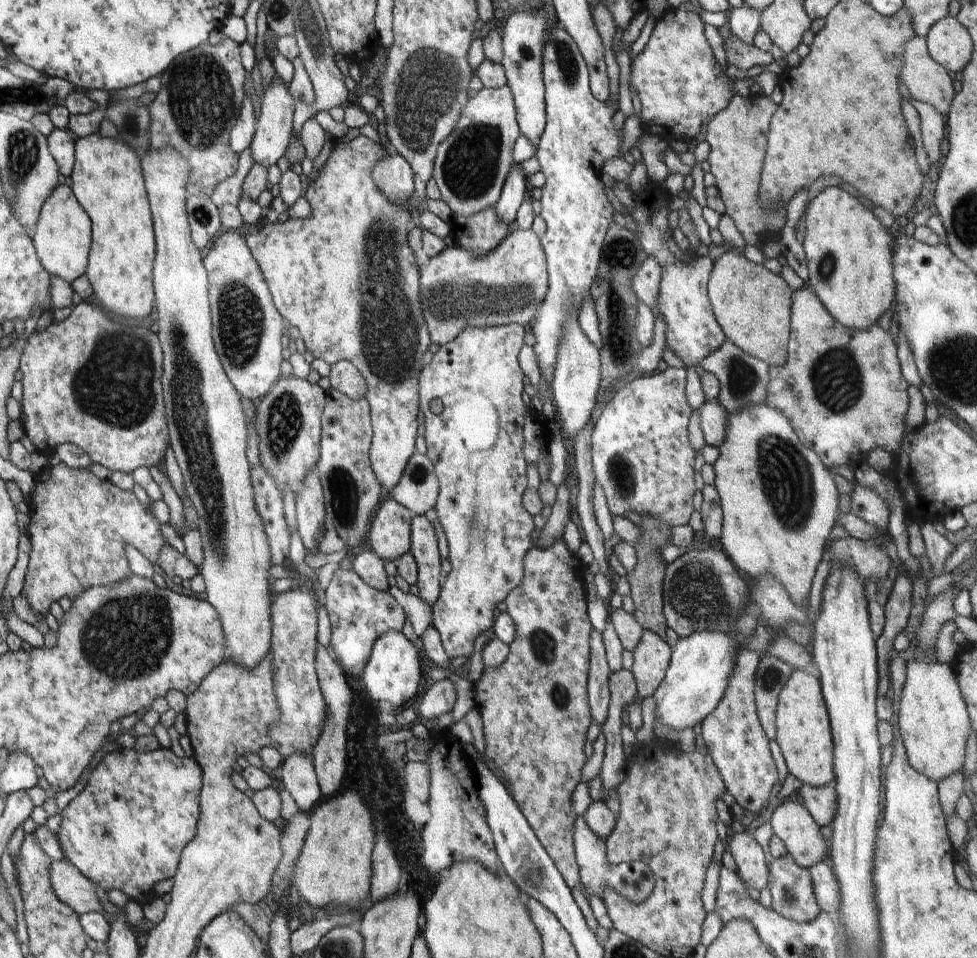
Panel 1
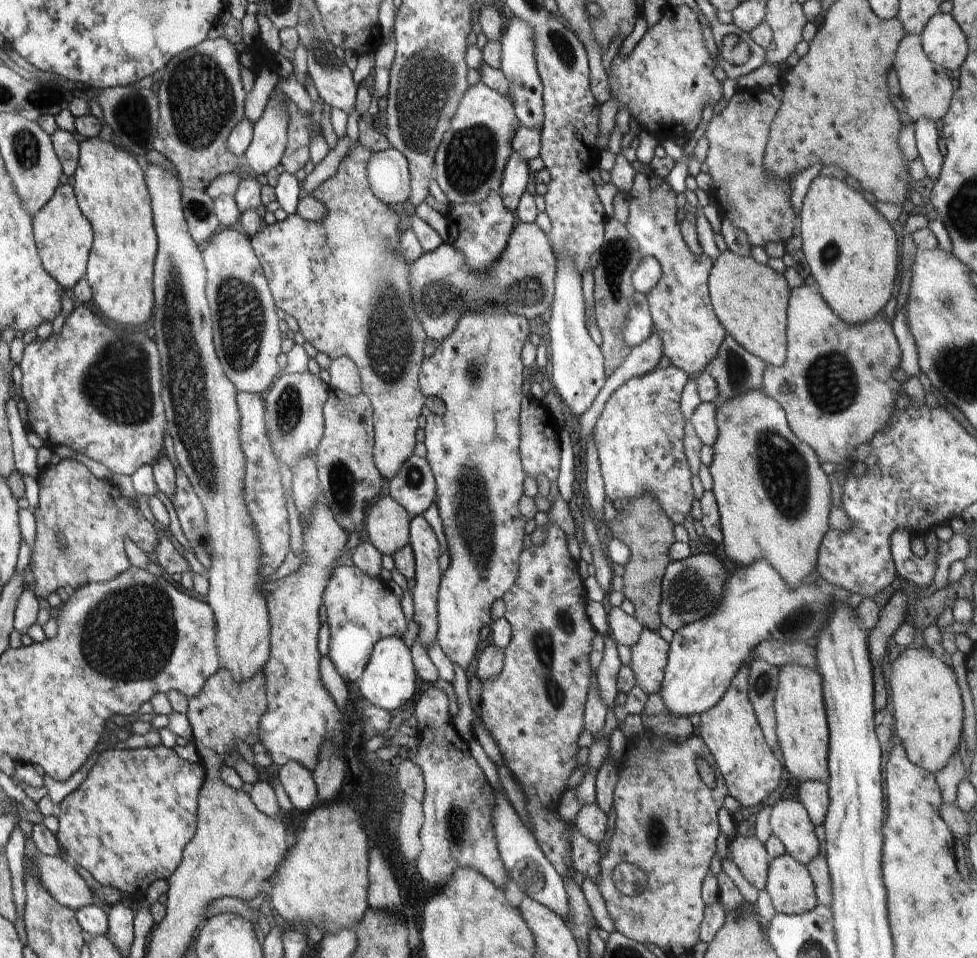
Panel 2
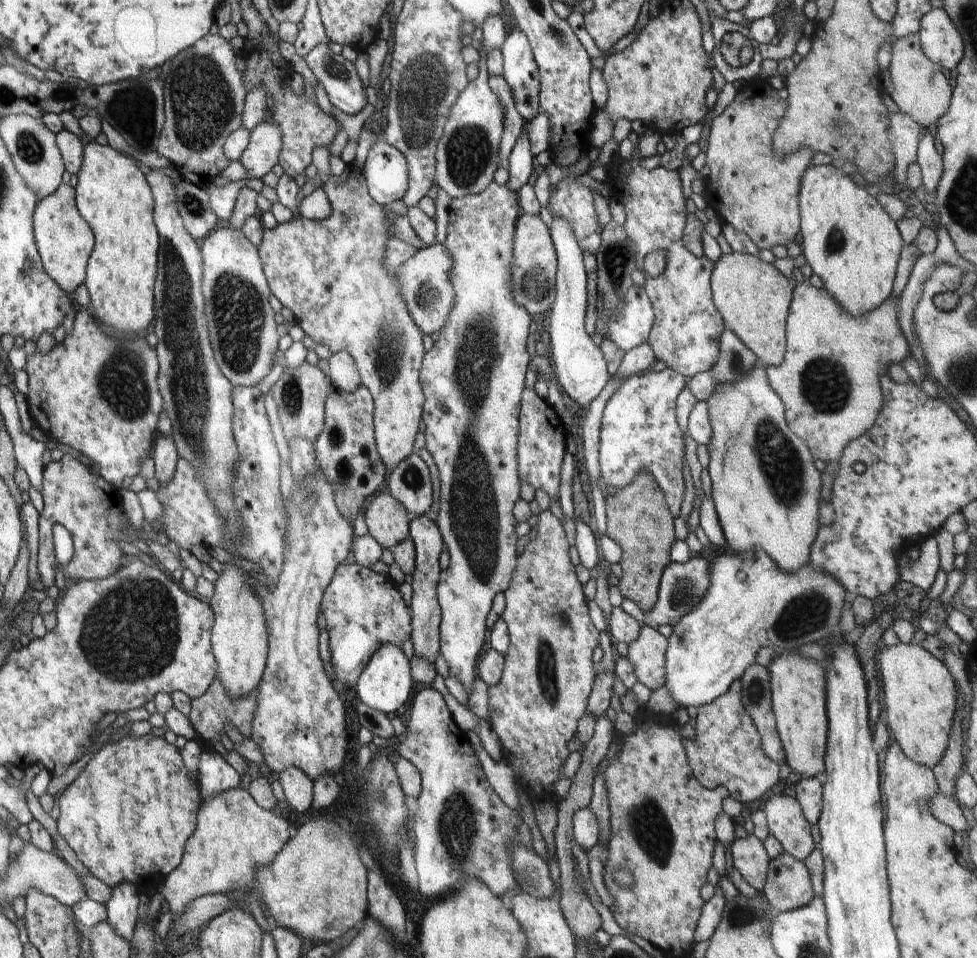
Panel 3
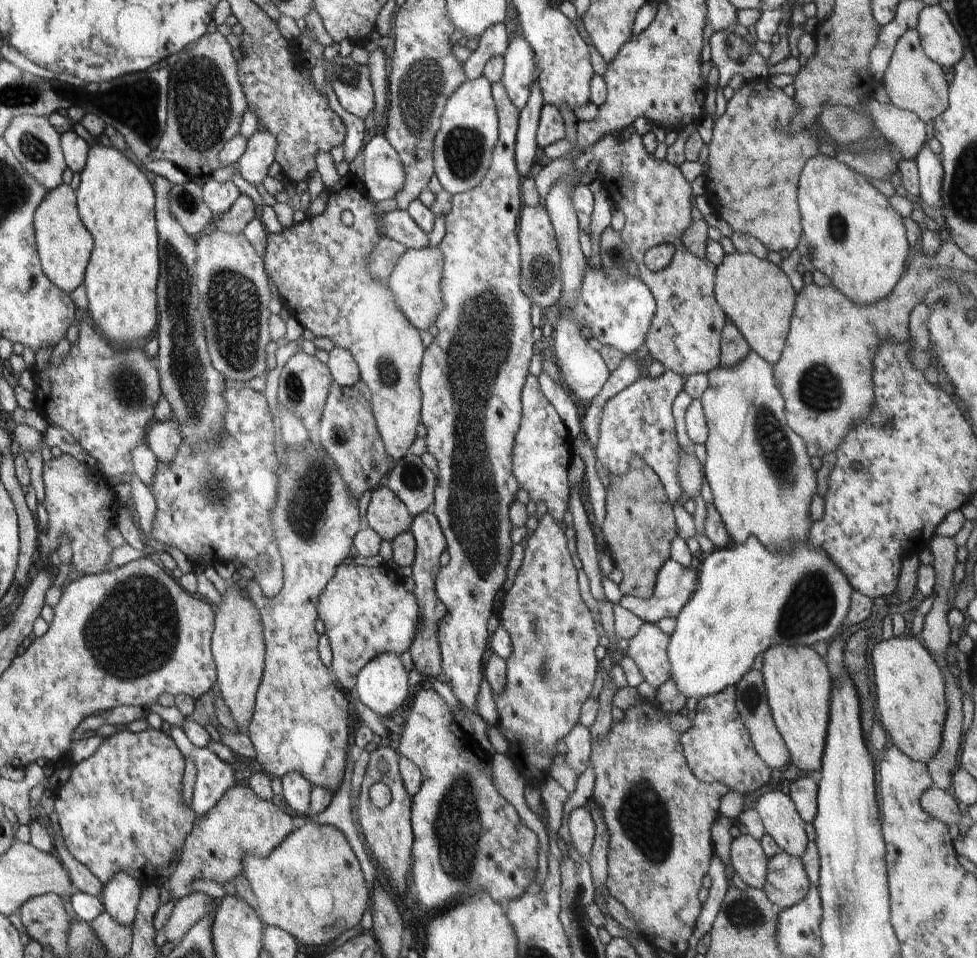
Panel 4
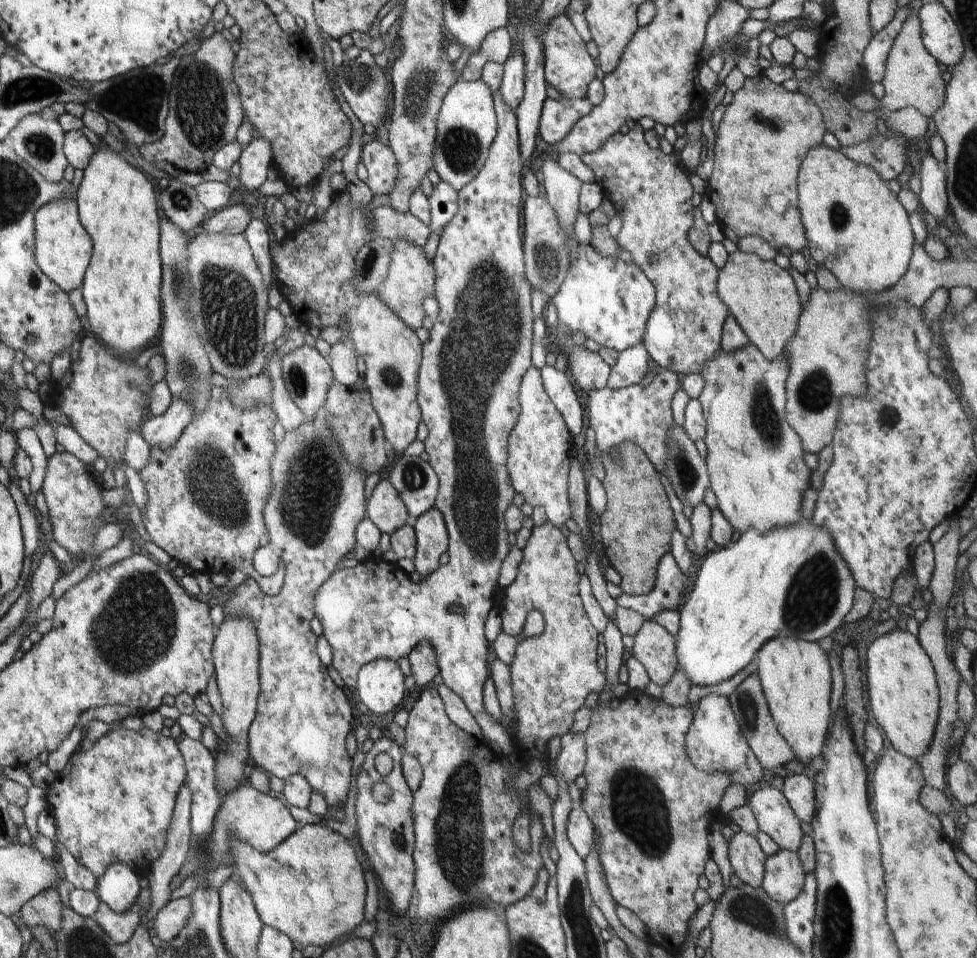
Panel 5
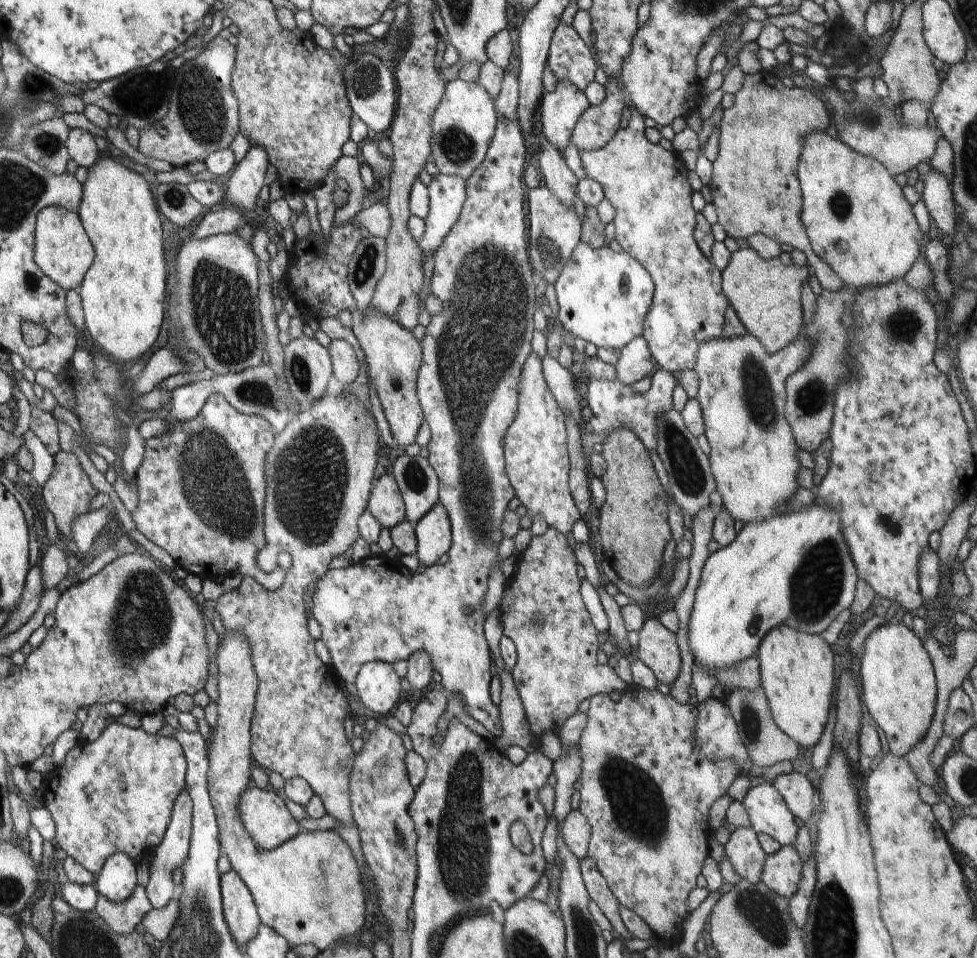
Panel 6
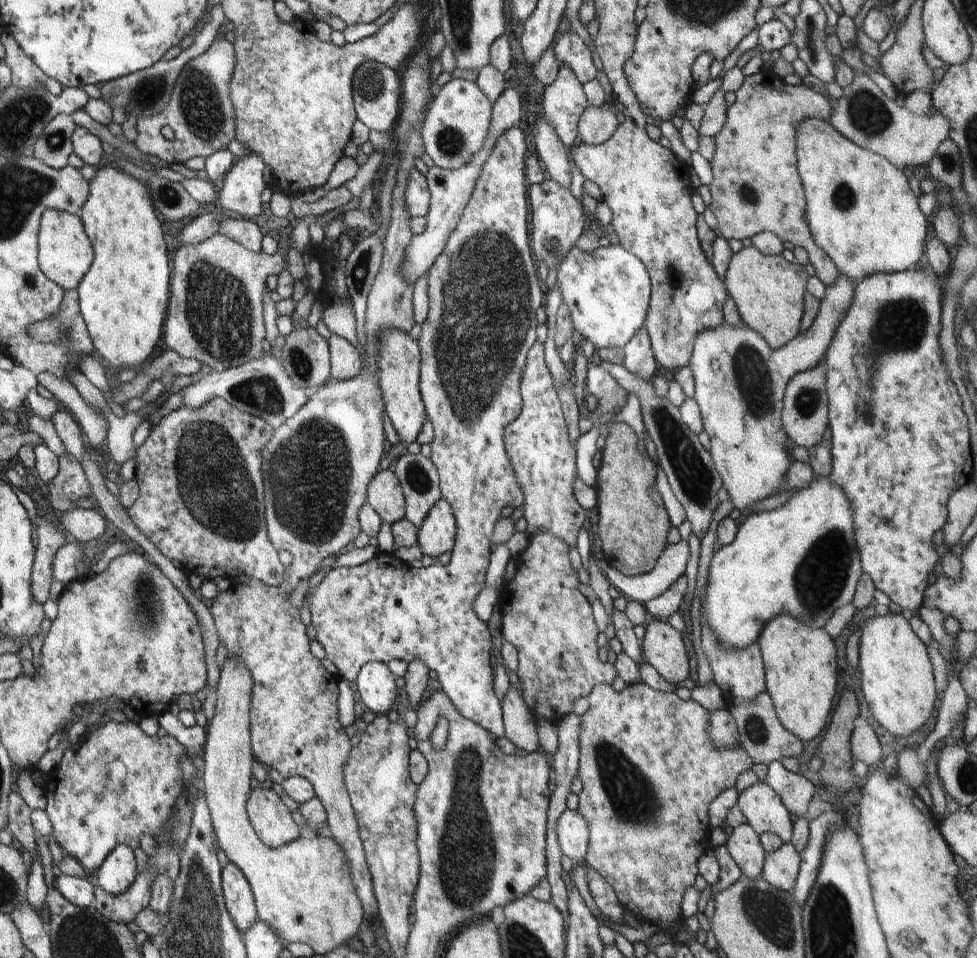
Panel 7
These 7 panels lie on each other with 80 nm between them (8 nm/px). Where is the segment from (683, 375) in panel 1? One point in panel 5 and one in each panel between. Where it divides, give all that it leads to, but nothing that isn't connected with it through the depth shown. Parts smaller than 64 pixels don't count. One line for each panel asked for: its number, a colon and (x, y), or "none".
2: (639, 436)
3: (639, 431)
4: (638, 420)
5: (639, 414)

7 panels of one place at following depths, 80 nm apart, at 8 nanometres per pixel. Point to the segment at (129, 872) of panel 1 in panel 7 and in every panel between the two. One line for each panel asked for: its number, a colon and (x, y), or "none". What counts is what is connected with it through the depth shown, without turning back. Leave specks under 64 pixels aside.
2: (128, 823)
3: (128, 815)
4: (122, 809)
5: (113, 804)
6: (114, 795)
7: (118, 783)

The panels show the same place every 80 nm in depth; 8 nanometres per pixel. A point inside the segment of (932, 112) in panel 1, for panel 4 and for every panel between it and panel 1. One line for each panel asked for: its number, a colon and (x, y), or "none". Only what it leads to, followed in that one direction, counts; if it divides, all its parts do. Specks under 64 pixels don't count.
2: (926, 132)
3: (930, 163)
4: (930, 168)

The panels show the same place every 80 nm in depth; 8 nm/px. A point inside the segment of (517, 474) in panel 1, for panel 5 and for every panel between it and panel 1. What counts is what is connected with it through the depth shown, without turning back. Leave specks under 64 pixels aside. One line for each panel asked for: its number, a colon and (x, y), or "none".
2: (473, 449)
3: (477, 368)
4: (472, 375)
5: (468, 385)

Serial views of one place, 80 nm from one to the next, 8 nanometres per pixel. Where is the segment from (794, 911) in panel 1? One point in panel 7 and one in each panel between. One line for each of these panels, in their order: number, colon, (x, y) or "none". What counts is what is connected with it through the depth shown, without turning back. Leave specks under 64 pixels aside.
2: (789, 885)
3: (788, 887)
4: (787, 883)
5: (784, 879)
6: (781, 873)
7: (781, 867)

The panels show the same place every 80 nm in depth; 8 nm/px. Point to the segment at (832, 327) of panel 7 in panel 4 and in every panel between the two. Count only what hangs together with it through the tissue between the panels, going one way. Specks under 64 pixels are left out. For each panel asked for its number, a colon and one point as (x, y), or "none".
4: (758, 468)
5: (755, 463)
6: (742, 393)

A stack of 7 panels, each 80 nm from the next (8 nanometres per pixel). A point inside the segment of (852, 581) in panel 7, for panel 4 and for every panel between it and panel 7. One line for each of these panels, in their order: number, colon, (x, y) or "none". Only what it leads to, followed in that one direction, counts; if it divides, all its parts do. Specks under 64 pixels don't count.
4: (748, 599)
5: (791, 582)
6: (794, 569)

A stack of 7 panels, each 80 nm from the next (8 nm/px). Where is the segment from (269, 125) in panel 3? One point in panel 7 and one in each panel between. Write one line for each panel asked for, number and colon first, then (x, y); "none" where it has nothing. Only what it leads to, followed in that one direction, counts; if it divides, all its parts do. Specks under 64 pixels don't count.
4: (260, 152)
5: (256, 158)
6: (245, 182)
7: (243, 185)

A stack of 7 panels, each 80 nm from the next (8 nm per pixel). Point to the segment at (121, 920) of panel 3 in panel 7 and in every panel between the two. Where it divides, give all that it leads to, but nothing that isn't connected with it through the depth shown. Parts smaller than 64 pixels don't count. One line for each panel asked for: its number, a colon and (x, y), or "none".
4: (121, 894)
5: (118, 887)
6: (116, 881)
7: (118, 871)

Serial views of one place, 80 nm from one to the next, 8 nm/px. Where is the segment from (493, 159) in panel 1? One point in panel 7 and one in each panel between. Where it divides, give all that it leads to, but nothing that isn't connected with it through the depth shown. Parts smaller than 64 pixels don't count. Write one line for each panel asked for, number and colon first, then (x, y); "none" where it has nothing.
2: (470, 161)
3: (466, 157)
4: (463, 148)
5: (466, 126)
6: (463, 125)
7: (457, 123)

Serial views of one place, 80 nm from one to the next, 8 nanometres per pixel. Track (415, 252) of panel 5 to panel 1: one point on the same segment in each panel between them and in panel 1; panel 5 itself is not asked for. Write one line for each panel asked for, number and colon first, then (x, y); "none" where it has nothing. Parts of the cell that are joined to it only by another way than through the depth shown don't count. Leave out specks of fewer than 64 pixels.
1: (458, 290)
2: (522, 281)
3: (423, 280)
4: (415, 282)

